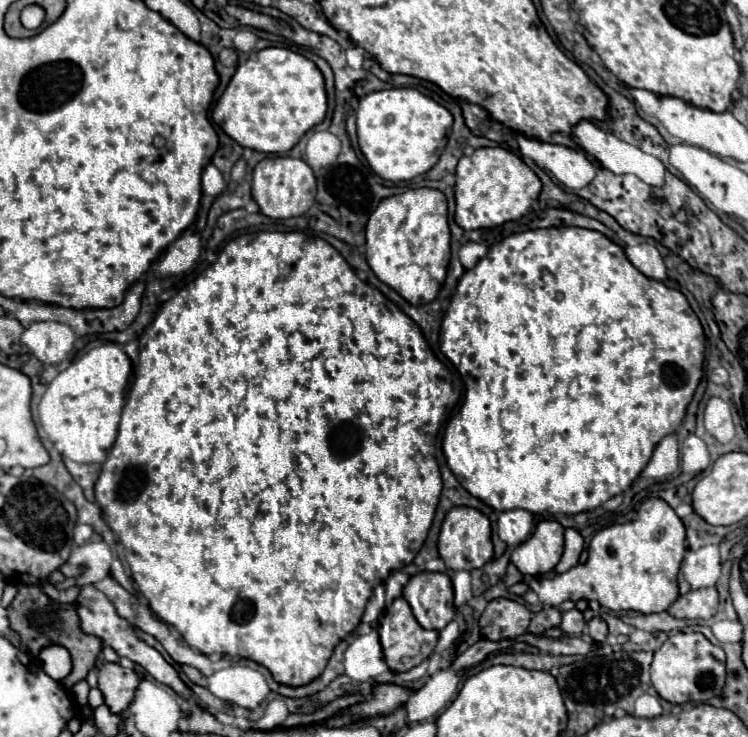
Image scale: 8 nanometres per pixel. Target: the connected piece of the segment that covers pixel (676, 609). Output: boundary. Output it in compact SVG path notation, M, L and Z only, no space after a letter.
M699 588L689 590L687 594L679 596L671 608L667 610L673 618L711 618L717 614L719 608L719 594L715 588Z

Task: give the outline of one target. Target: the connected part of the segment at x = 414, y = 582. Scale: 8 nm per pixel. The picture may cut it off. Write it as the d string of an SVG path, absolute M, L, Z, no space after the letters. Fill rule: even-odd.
M419 572L411 576L403 588L403 598L425 630L441 630L453 620L453 586L443 572Z

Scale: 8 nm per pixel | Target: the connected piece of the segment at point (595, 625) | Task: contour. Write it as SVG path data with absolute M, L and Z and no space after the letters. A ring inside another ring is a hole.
M595 616L595 618L587 624L587 636L591 636L591 638L597 640L597 642L605 642L605 638L607 638L607 624L605 624L599 616Z

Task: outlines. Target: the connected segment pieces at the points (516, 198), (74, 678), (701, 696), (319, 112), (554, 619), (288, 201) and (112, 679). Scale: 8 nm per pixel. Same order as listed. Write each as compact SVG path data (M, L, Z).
M477 148L471 156L463 156L457 164L455 184L455 222L463 230L495 228L527 214L531 204L539 198L541 180L537 174L513 152L505 148Z
M19 584L17 590L19 592L17 592L15 600L7 608L9 610L11 628L21 636L23 646L33 656L37 656L47 646L65 646L69 650L71 658L73 658L73 674L63 682L63 686L71 688L73 684L77 684L79 680L83 680L87 676L87 672L95 666L95 660L97 660L97 656L99 656L99 652L103 648L103 642L99 638L95 638L95 652L93 652L93 636L85 634L79 628L79 614L75 612L73 604L61 604L61 602L51 600L39 586Z
M677 632L669 636L651 662L651 682L661 698L673 704L707 702L721 694L725 684L725 652L701 632Z
M263 48L237 66L211 116L243 148L281 154L289 152L307 130L321 124L325 112L327 94L319 68L289 48Z
M543 606L541 612L533 614L527 632L539 636L539 634L543 634L547 628L559 626L559 622L561 622L561 612L559 612L557 608L553 608L553 606Z
M275 156L261 160L253 168L253 198L259 204L261 212L269 218L283 220L305 214L315 202L315 192L317 192L315 174L305 160L291 156Z
M103 664L99 668L99 690L111 712L121 714L131 706L139 680L141 678L133 668L123 668L119 664Z

